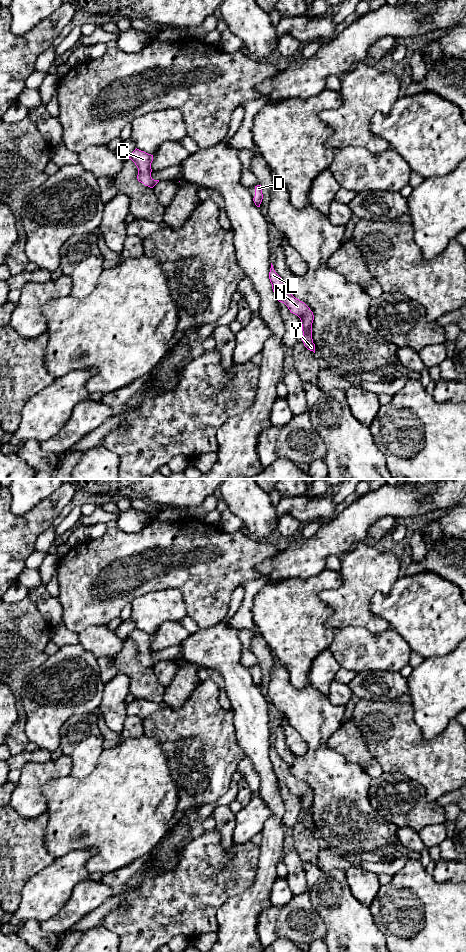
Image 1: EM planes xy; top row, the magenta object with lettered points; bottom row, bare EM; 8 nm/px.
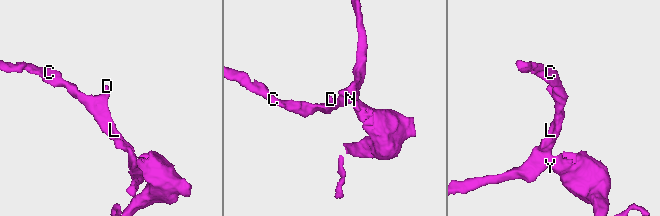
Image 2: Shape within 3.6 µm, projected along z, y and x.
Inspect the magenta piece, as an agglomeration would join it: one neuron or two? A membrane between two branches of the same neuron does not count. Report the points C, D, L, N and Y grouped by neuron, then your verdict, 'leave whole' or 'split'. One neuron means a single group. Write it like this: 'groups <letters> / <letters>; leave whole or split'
groups C D L N / Y; split

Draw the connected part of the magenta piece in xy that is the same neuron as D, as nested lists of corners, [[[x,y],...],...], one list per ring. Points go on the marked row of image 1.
[[[257,185],[255,186],[255,196],[253,198],[253,201],[257,207],[260,207],[262,199],[263,199],[263,194],[262,194],[261,185]]]

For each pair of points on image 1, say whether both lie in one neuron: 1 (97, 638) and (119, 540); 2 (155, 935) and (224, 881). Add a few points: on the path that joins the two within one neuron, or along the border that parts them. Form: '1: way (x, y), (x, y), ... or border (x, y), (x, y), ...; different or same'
1: border (105, 624), (89, 625), (77, 632); different
2: way (172, 918), (207, 883); same

